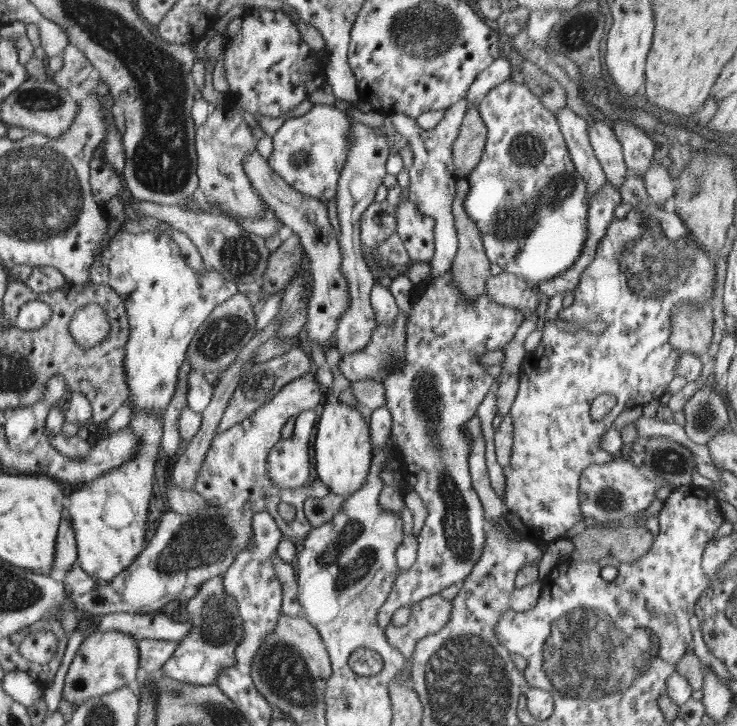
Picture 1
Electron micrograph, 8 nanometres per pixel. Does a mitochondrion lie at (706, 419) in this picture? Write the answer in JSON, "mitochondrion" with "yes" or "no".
{"mitochondrion":"yes"}

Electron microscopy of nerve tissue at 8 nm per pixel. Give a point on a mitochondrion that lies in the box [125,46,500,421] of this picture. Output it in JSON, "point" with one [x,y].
{"point":[221,337]}

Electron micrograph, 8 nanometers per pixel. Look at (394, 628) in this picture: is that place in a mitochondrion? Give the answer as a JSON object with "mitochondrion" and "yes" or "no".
{"mitochondrion":"no"}

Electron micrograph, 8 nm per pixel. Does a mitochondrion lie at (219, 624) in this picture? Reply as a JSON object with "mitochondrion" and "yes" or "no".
{"mitochondrion":"yes"}

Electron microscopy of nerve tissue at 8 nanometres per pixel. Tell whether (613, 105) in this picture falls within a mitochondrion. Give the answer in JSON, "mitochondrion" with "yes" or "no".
{"mitochondrion":"no"}

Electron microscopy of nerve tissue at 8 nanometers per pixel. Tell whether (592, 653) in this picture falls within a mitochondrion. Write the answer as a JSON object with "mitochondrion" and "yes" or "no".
{"mitochondrion":"yes"}

